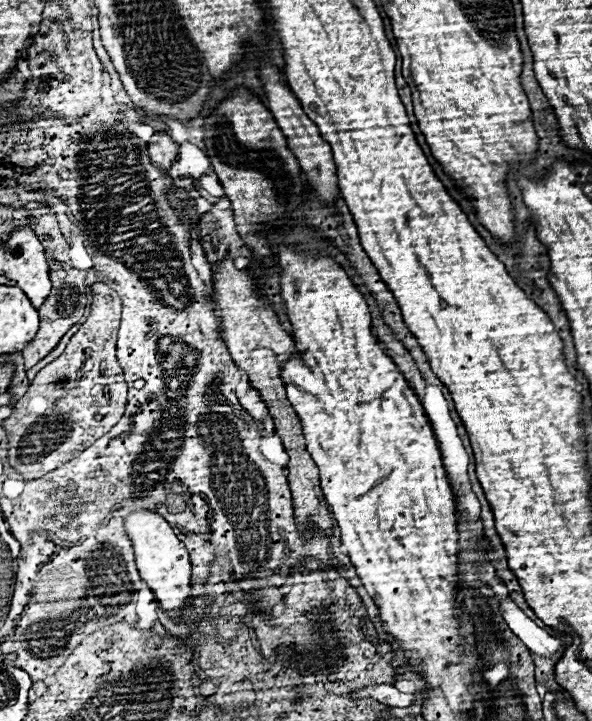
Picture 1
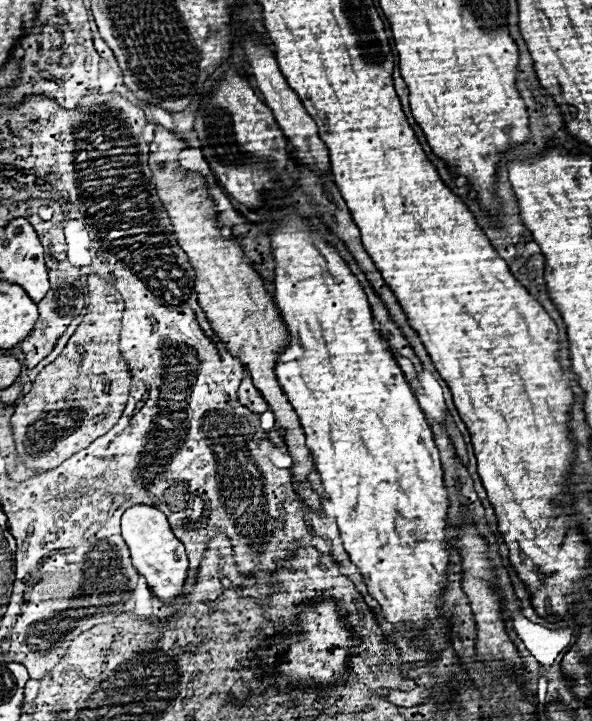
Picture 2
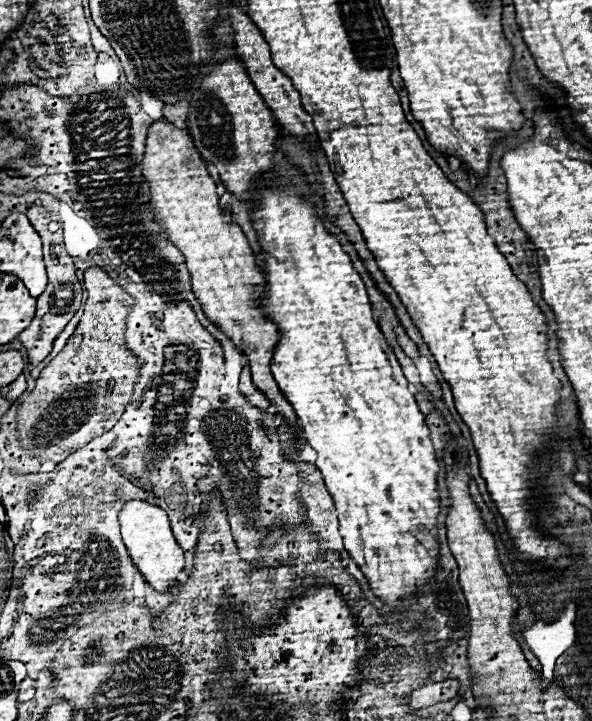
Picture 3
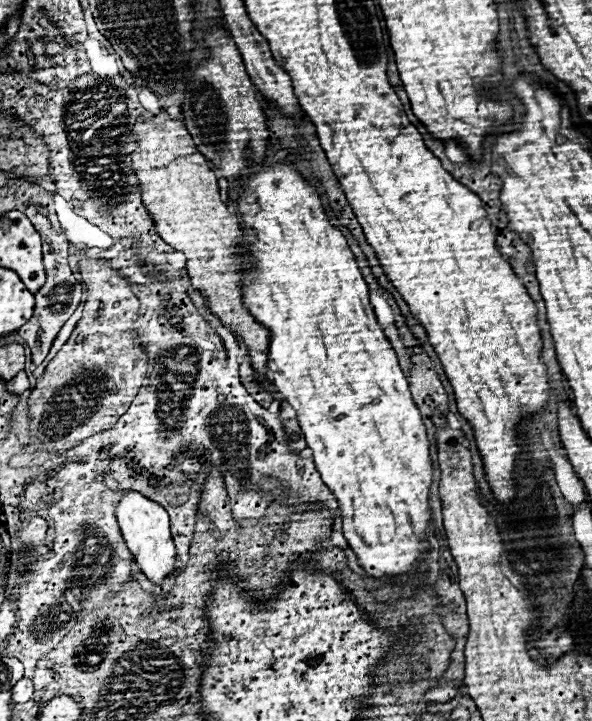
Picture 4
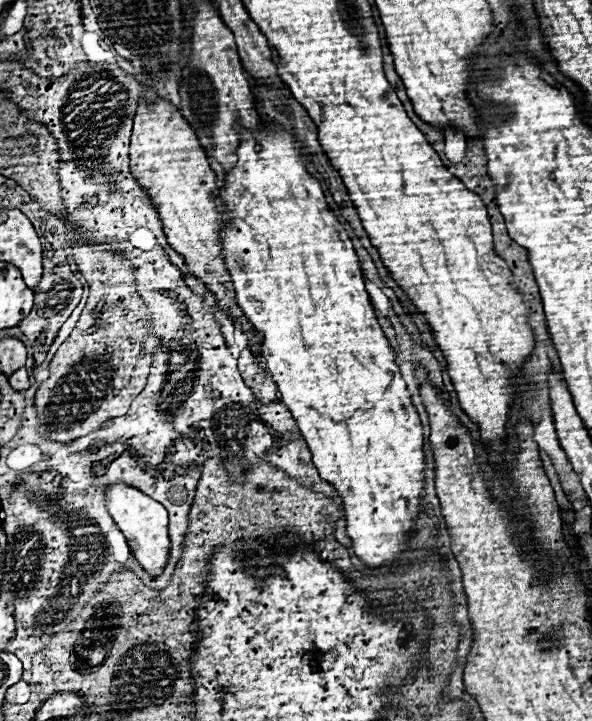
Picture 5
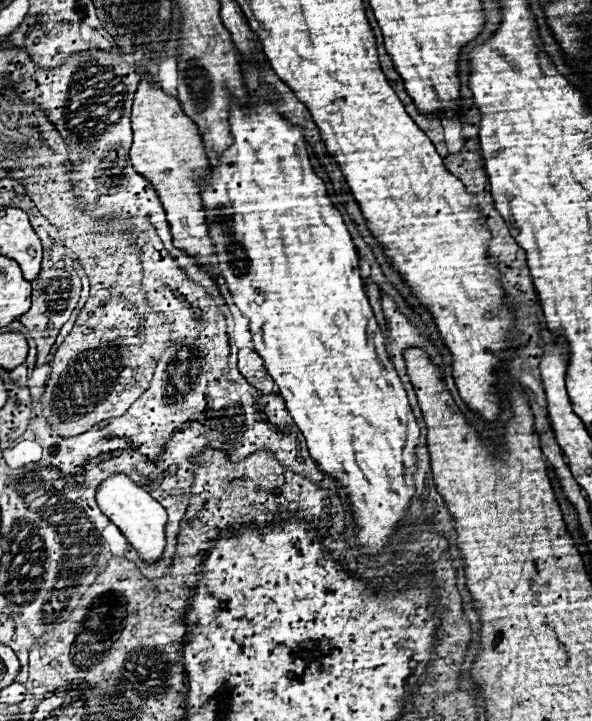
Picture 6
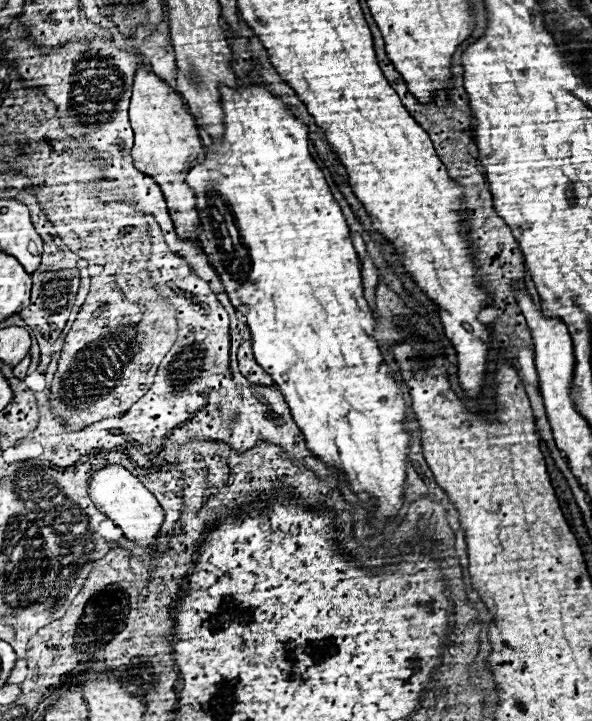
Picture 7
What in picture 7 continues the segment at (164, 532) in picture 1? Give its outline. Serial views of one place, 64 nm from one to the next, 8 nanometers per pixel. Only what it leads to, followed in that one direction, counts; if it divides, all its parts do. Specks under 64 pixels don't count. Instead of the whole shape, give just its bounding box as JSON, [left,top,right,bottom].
[88,464,164,548]

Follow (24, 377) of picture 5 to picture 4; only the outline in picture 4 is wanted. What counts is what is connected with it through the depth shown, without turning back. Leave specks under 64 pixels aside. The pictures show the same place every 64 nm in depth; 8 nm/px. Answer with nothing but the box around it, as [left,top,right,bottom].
[6,370,30,394]

